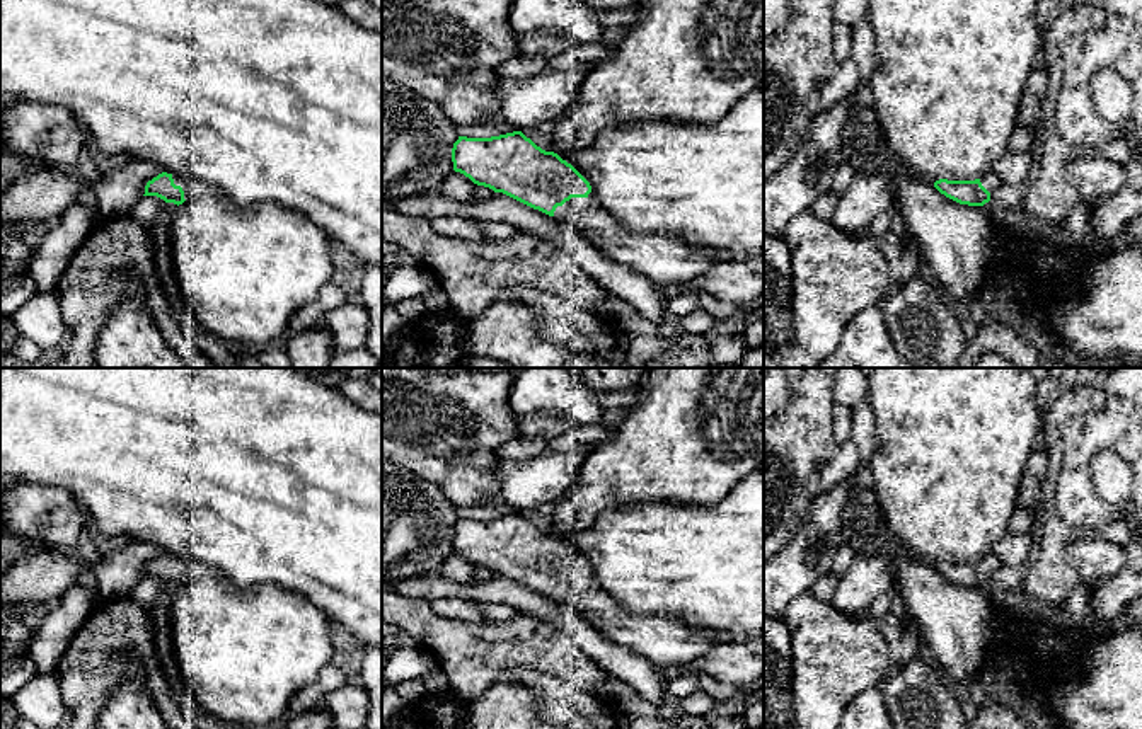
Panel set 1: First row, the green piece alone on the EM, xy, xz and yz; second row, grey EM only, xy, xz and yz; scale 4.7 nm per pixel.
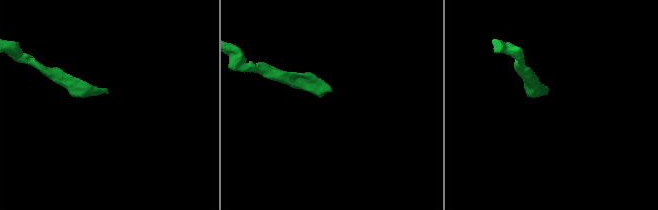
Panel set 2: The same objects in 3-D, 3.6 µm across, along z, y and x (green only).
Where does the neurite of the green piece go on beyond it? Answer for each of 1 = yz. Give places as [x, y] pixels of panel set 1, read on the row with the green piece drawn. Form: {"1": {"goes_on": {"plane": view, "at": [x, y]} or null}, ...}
{"1": {"goes_on": {"plane": "yz", "at": [989, 179]}}}

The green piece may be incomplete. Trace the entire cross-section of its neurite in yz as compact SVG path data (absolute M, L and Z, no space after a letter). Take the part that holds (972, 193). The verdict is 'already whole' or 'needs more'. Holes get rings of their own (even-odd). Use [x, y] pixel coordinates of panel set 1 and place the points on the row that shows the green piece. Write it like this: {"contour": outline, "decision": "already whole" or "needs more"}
{"contour": "M994 170L985 172L975 181L948 181L939 179L934 187L946 198L968 206L983 206L990 201L990 194L1001 186Z", "decision": "needs more"}

